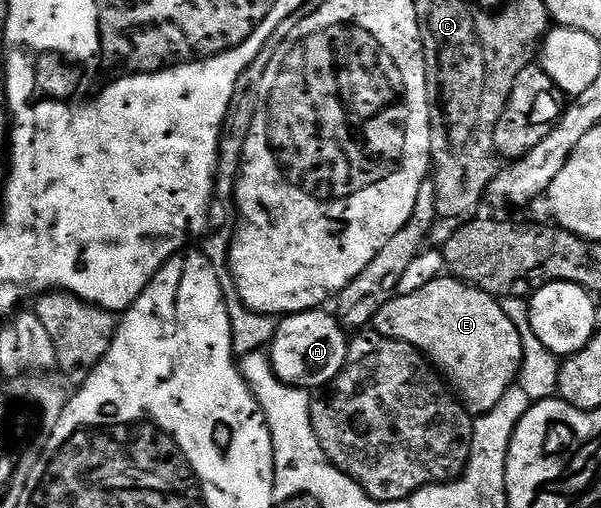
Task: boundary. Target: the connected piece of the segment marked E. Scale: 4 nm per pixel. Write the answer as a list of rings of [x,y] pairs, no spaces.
[[[440,275],[421,291],[399,293],[371,320],[370,328],[389,339],[397,339],[401,343],[409,343],[419,350],[432,366],[445,378],[446,384],[457,394],[468,413],[478,415],[488,413],[501,401],[507,389],[516,384],[519,368],[523,362],[521,335],[517,335],[517,327],[513,327],[513,319],[505,315],[502,304],[490,297],[483,287],[468,285],[458,277]]]

